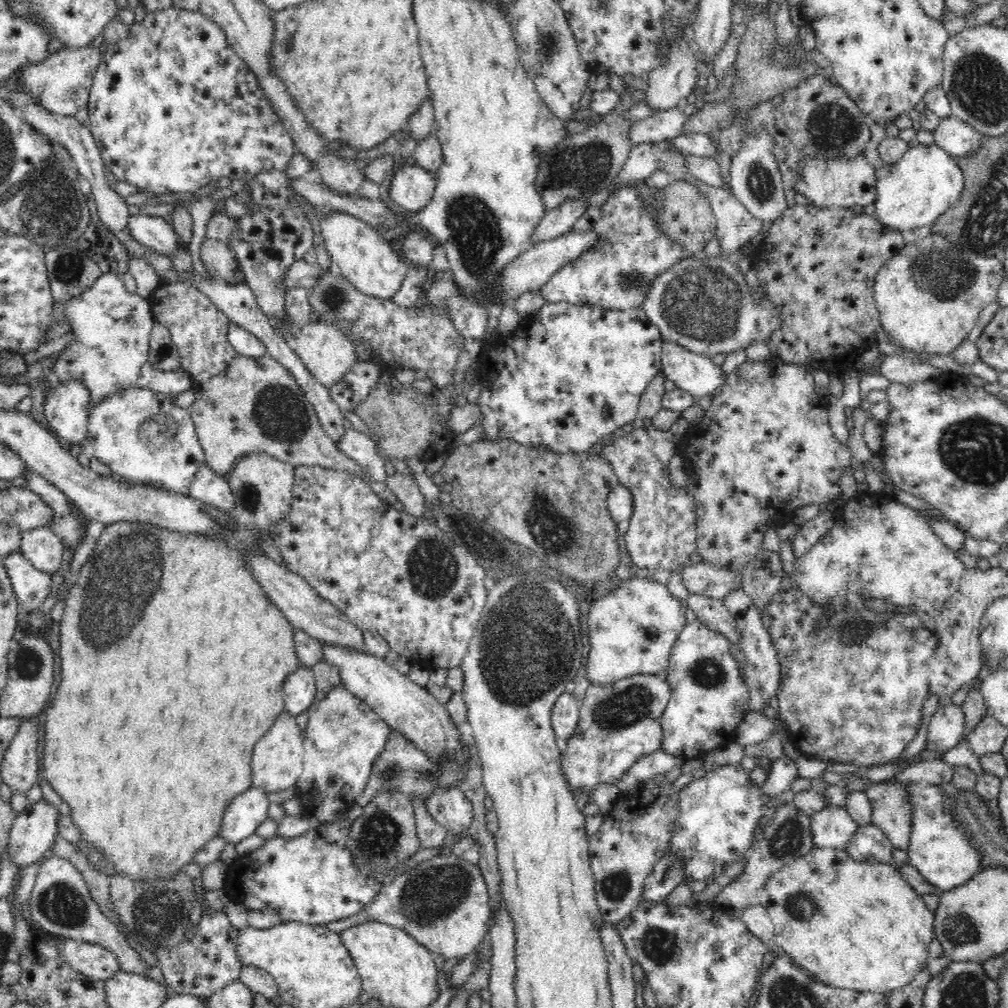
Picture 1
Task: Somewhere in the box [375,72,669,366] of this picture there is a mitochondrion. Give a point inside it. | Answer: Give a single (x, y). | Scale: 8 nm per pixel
(477, 231)

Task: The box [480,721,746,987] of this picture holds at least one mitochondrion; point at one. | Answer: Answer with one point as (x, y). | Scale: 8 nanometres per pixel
(659, 945)

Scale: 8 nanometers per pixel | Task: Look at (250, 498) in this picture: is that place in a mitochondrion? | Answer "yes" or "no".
yes

